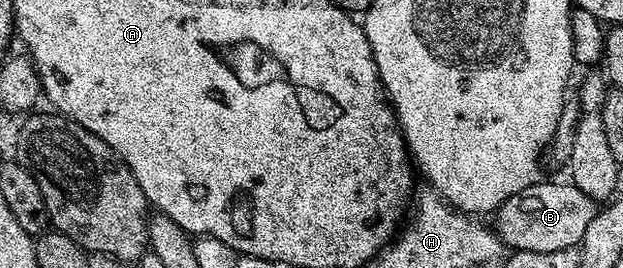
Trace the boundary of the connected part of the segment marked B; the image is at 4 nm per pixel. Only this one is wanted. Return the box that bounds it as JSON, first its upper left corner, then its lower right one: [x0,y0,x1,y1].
[496,182,596,252]

